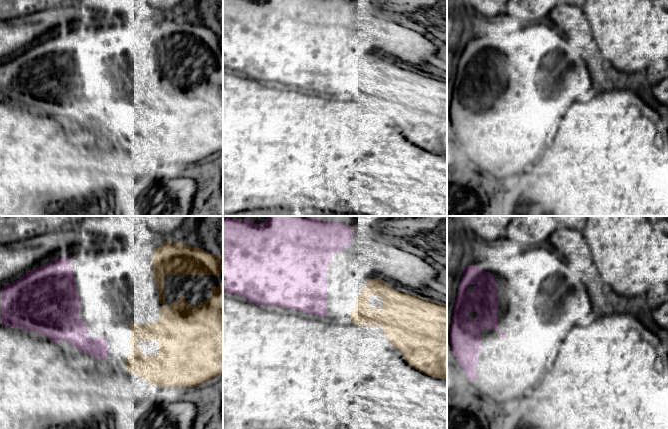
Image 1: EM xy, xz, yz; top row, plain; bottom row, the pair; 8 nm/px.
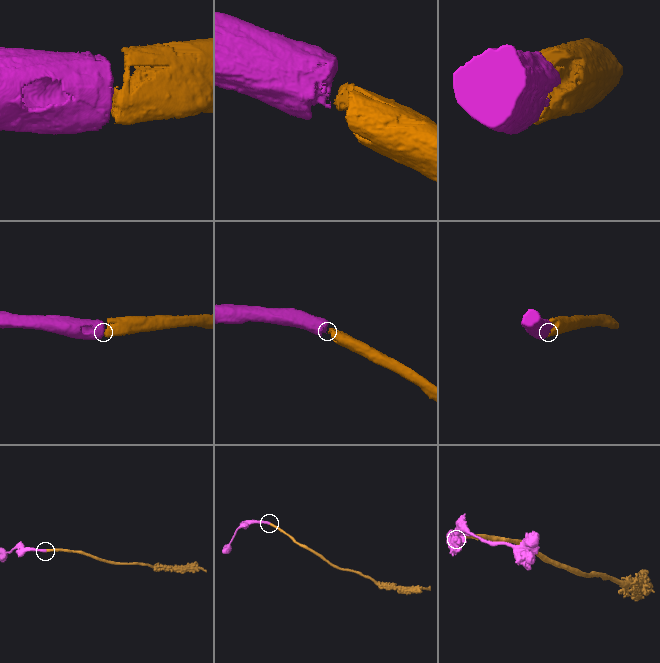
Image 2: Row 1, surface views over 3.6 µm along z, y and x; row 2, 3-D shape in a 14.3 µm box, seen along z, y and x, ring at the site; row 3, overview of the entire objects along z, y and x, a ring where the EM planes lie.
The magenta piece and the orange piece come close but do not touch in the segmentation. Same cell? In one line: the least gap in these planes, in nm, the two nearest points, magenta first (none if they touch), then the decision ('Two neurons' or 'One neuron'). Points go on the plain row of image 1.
Distance 70 nm. Across: xy (117, 131), (125, 134). One neuron

